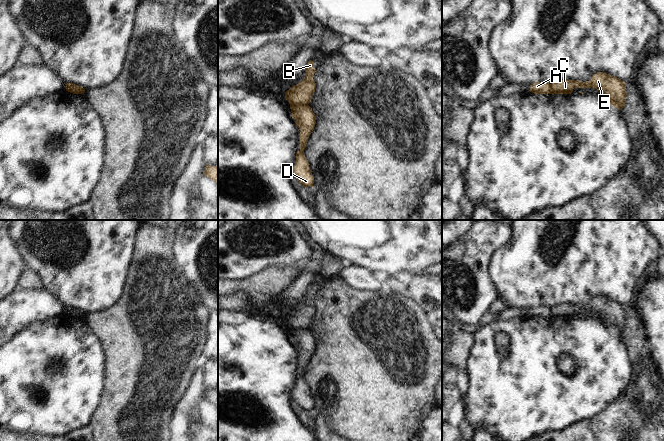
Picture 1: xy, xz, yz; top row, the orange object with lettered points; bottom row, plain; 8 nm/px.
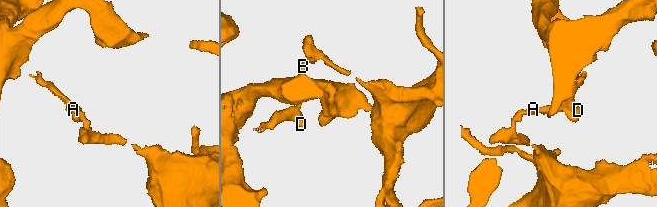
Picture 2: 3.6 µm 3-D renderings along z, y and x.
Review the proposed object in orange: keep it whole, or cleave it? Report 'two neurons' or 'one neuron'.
two neurons

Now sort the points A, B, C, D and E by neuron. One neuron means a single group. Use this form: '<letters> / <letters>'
A B / C D E

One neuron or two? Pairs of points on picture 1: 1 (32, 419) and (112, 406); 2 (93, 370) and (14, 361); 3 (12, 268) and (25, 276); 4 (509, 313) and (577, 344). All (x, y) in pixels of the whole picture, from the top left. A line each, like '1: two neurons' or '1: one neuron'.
1: two neurons
2: one neuron
3: two neurons
4: two neurons

